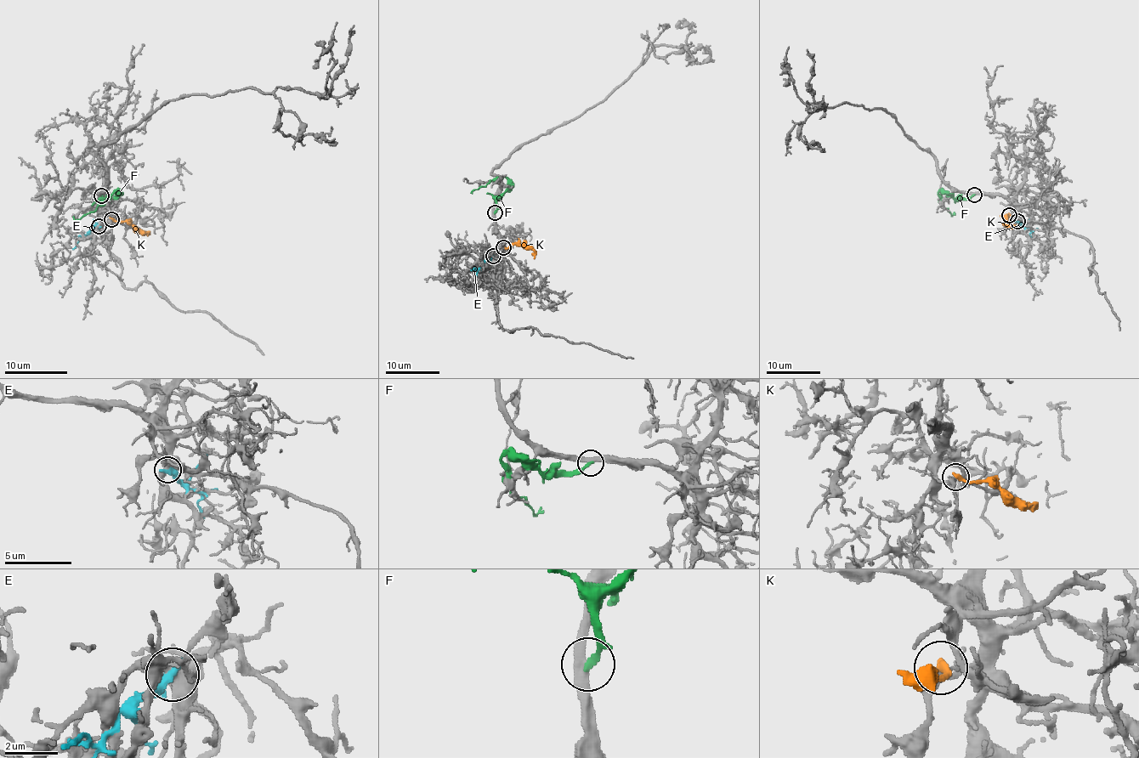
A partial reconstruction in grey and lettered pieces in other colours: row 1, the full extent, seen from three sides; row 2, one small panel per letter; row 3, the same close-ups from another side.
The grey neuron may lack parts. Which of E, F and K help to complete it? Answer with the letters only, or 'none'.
none

